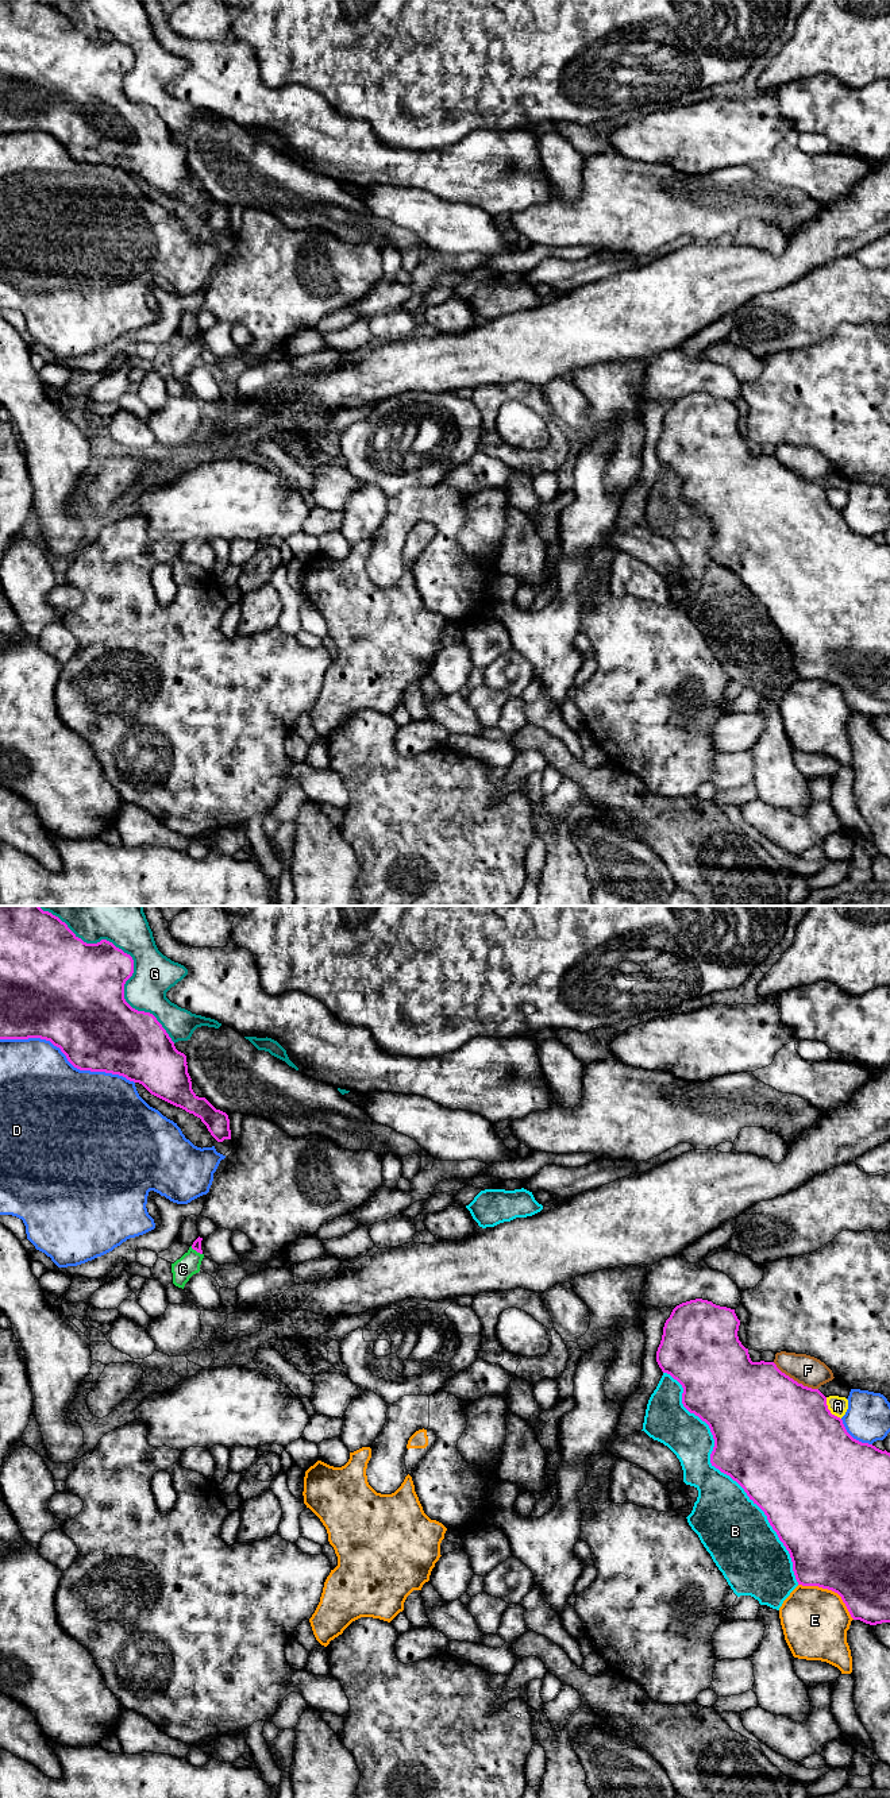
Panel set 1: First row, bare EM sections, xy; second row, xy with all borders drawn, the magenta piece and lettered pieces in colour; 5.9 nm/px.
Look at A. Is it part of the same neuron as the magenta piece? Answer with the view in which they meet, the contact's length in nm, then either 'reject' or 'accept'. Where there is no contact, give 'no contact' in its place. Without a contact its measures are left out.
xy | 160 nm | reject

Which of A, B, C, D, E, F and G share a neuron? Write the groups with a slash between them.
A F / B / C / D / E / G

